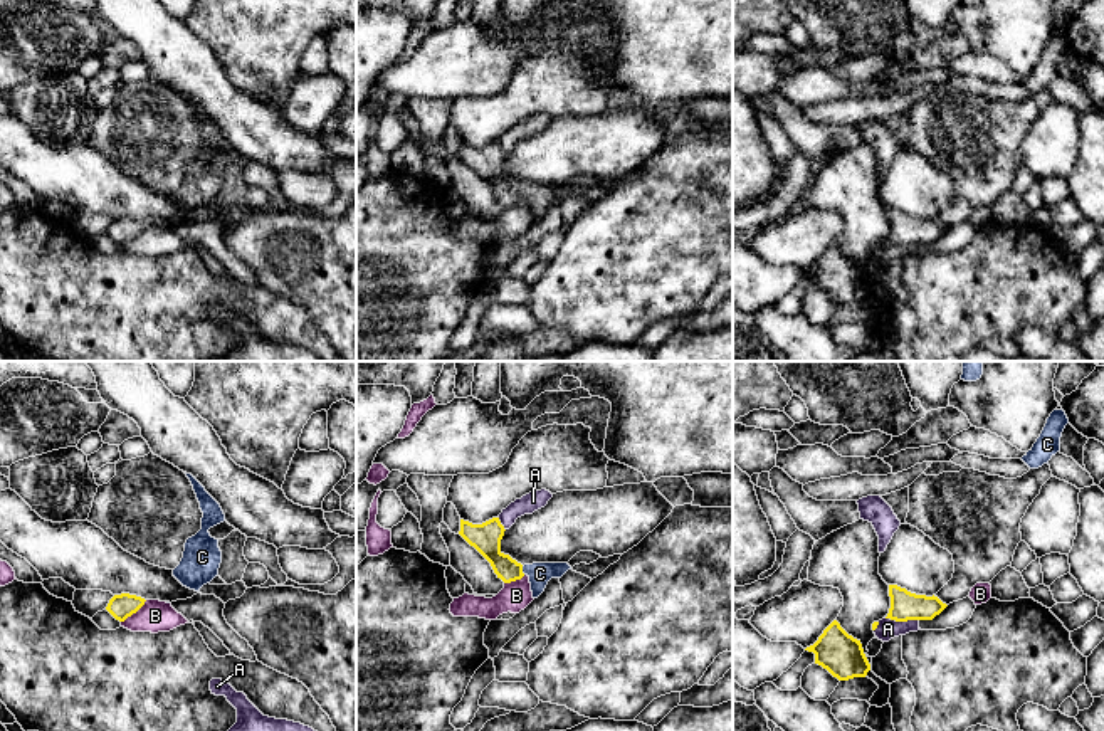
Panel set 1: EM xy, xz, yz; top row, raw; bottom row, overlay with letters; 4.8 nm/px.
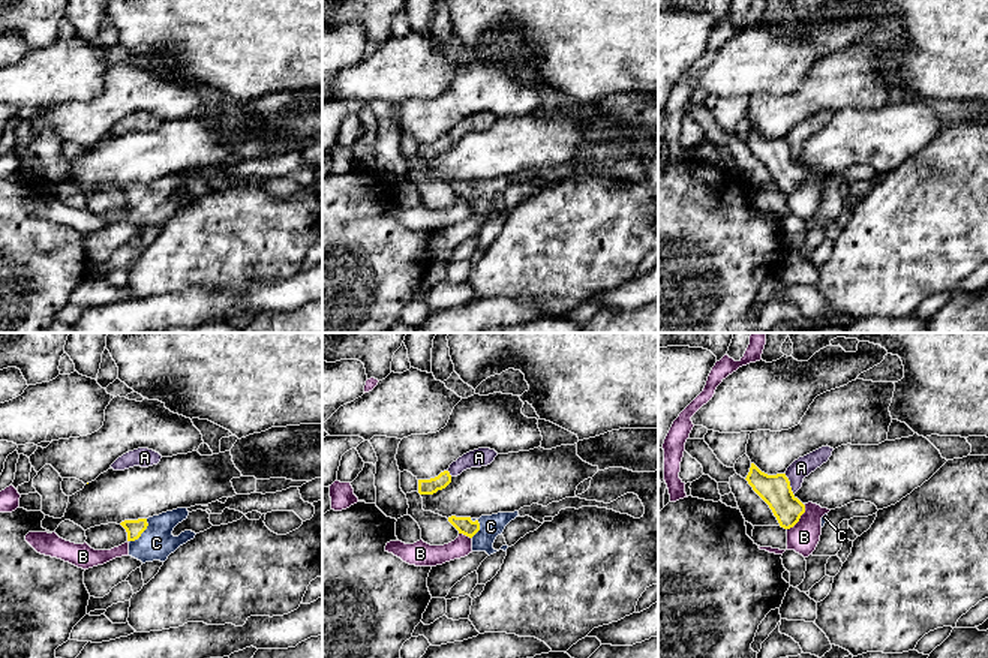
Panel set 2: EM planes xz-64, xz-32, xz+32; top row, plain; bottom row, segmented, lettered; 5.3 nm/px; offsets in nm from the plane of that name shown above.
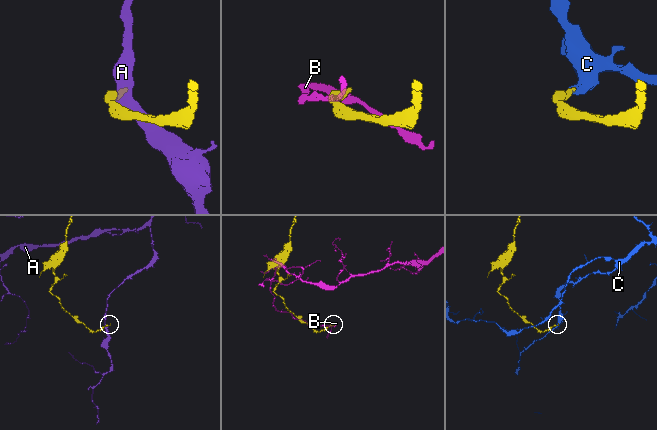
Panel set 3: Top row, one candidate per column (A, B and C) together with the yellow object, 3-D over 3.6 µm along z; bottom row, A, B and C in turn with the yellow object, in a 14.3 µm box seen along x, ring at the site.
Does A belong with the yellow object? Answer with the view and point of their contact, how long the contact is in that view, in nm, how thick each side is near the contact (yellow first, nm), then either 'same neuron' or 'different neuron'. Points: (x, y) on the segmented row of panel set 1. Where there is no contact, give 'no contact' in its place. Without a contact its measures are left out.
yz (901, 620) | 170 nm | 140/100 nm | different neuron

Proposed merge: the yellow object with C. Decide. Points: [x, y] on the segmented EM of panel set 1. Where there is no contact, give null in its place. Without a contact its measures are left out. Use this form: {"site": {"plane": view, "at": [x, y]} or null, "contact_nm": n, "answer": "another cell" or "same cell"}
{"site": {"plane": "xz", "at": [521, 570]}, "contact_nm": 40, "answer": "same cell"}

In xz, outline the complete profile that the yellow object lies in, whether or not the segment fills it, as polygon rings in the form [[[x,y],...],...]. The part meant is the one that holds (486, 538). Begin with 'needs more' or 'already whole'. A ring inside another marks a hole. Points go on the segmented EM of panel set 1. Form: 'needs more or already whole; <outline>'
needs more; [[[492,518],[482,524],[472,524],[460,519],[459,534],[491,563],[497,578],[504,583],[521,580],[528,575],[533,598],[538,598],[544,592],[551,578],[561,578],[568,570],[571,570],[568,563],[533,563],[523,566],[501,551],[504,531],[506,529],[499,518]]]

